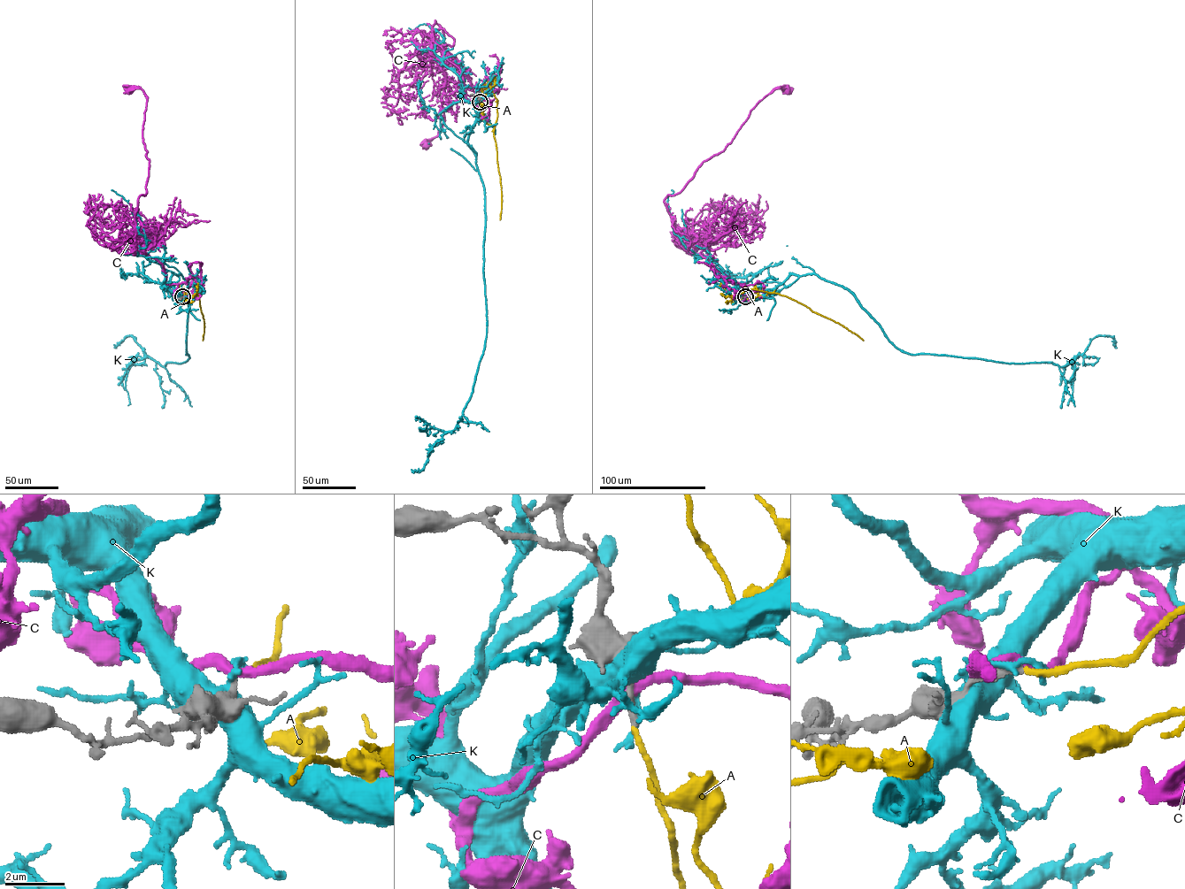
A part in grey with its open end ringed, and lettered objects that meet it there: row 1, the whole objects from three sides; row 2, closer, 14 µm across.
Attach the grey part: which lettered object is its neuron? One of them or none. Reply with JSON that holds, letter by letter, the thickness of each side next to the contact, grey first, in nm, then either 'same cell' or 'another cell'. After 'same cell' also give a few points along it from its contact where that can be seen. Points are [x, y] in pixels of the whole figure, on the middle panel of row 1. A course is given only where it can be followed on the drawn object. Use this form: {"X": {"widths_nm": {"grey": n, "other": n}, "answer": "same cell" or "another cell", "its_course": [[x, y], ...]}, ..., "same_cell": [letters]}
{"A": {"widths_nm": {"grey": 220, "other": 180}, "answer": "same cell", "its_course": [[480, 102], [483, 120], [494, 126], [502, 193], [500, 219]]}, "C": {"widths_nm": {"grey": 280, "other": 360}, "answer": "another cell"}, "K": {"widths_nm": {"grey": 240, "other": 190}, "answer": "another cell"}, "same_cell": ["A"]}

